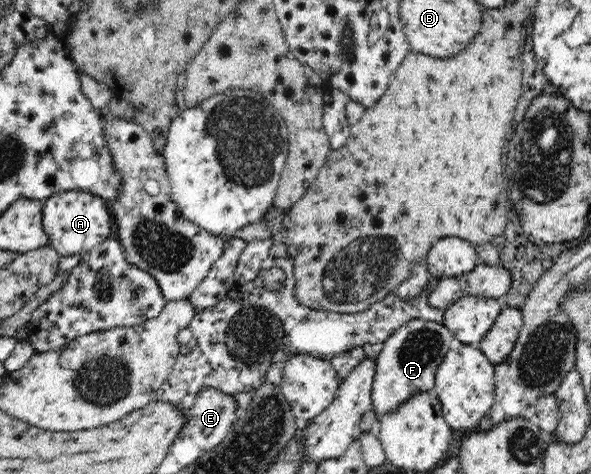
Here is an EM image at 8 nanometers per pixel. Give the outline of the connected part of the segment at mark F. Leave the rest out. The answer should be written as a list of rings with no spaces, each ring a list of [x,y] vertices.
[[[414,319],[395,330],[381,345],[375,361],[375,375],[371,383],[371,409],[375,417],[398,410],[417,392],[433,391],[437,367],[443,363],[445,355],[457,344],[454,335],[439,322]]]

